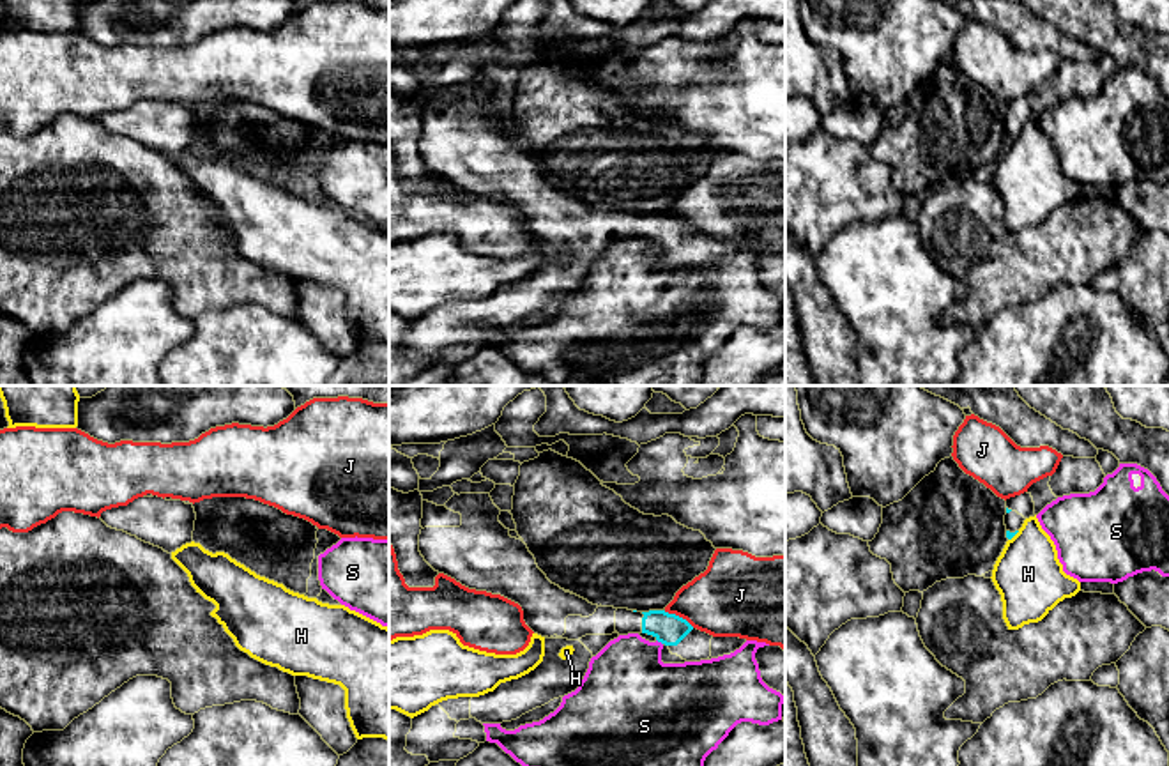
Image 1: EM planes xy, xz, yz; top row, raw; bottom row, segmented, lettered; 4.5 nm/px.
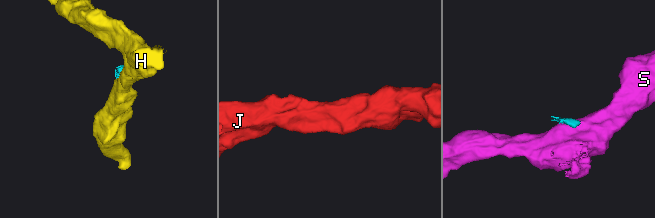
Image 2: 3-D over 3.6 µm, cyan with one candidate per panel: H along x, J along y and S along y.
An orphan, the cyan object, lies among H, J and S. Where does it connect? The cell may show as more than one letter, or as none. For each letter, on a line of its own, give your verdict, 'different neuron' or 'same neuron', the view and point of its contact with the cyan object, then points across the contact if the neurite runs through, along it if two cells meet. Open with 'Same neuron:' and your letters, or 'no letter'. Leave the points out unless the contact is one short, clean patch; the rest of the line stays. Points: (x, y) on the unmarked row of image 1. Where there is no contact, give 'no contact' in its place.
Same neuron: no letter
H: different neuron; meets cyan in yz at (1014, 138); border along yz (1019, 135), (1008, 144)
J: different neuron; meets cyan in xz at (678, 220); border along xz (664, 214), (685, 222), (694, 230)
S: different neuron; meets cyan in xz at (660, 245); border along xz (657, 243), (662, 248)

